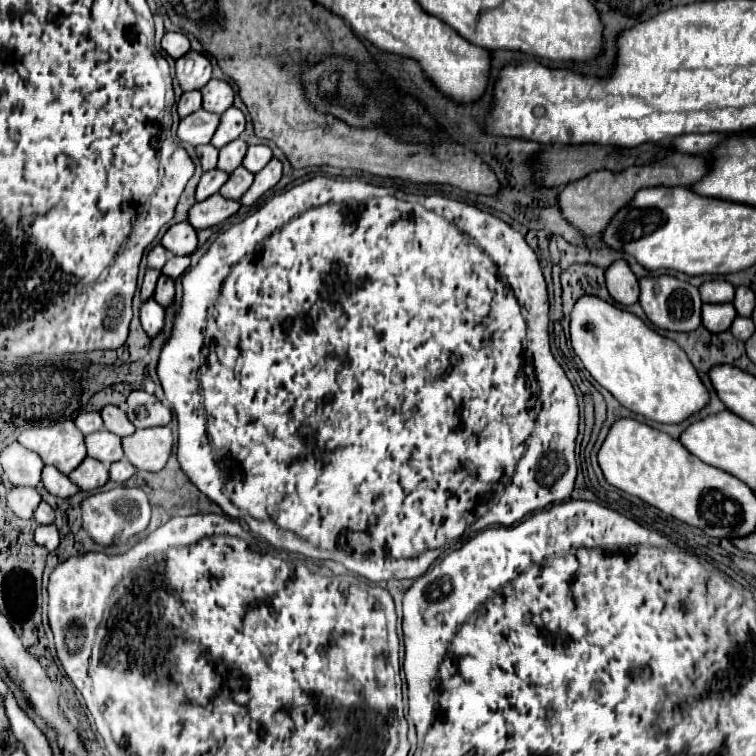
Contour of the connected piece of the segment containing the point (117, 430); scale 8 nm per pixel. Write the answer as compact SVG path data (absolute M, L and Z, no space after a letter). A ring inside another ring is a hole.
M107 405L101 409L101 417L105 423L105 429L119 435L119 437L127 437L131 433L135 433L135 427L129 423L127 415L123 409L115 407L115 405Z

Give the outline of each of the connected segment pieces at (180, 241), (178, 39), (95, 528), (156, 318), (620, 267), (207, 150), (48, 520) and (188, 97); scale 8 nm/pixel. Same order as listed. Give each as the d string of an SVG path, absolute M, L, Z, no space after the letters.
M187 221L175 223L175 225L171 225L167 229L161 243L173 255L191 255L195 251L195 247L197 247L197 231Z
M165 33L161 39L161 47L173 57L179 59L189 51L189 39L183 33Z
M115 487L111 491L95 493L81 501L81 525L101 547L111 547L111 543L125 545L129 539L141 535L147 529L149 519L151 505L147 493L139 487Z
M153 297L141 303L141 325L149 337L155 337L163 329L163 321L165 311Z
M625 259L613 261L605 271L605 283L611 297L623 305L631 305L639 299L639 283Z
M197 145L195 151L197 151L197 157L201 161L203 171L209 171L209 169L217 167L217 153L219 151L213 145Z
M41 501L39 507L37 507L35 513L33 513L33 519L35 519L39 525L51 525L51 523L55 521L55 513L53 513L53 509L51 509L45 501Z
M187 91L181 95L179 103L177 103L177 113L179 117L187 117L191 113L195 113L197 109L201 109L201 93L199 91Z

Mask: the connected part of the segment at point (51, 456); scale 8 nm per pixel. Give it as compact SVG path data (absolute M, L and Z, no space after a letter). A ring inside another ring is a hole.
M73 421L27 429L19 435L19 443L35 451L45 465L53 465L65 475L69 475L87 455L83 433Z

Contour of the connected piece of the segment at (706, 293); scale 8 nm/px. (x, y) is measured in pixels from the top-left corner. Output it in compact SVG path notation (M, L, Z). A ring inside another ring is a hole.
M721 279L703 283L699 287L699 291L701 291L703 303L731 303L735 297L735 287L727 281L721 281Z

